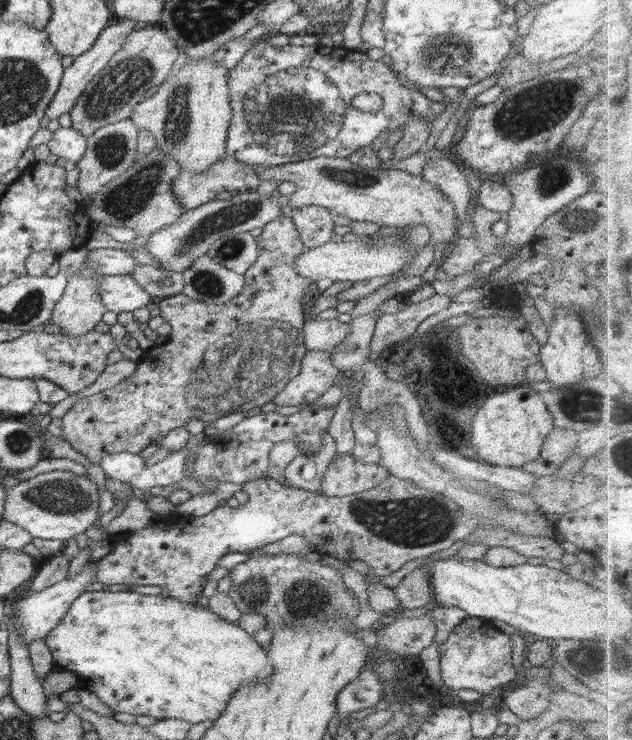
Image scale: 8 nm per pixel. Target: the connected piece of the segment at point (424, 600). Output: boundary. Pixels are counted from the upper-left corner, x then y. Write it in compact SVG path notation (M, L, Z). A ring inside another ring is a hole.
M427 568L414 569L404 576L393 591L398 599L400 610L420 608L432 602L433 588L429 584Z

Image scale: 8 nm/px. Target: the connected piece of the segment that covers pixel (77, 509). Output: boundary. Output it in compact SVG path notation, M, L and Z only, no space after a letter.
M46 472L9 487L4 503L4 521L24 528L33 539L66 542L84 533L98 518L99 493L88 477L72 472Z

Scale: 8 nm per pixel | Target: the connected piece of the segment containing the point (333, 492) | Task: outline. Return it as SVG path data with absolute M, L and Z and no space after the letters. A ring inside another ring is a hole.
M352 454L334 456L323 477L322 495L343 497L378 486L389 473L381 465L359 462Z

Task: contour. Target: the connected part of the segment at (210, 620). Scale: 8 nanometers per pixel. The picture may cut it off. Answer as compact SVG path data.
M84 591L70 605L67 613L61 618L60 624L55 626L44 638L44 642L50 647L51 655L58 669L73 673L79 681L77 687L91 690L115 712L128 712L136 716L148 715L157 719L177 718L185 720L190 724L198 724L207 720L216 720L226 710L228 701L238 688L250 682L258 684L265 680L268 675L272 675L272 664L269 660L267 650L262 648L253 636L242 630L237 623L226 622L217 614L214 614L208 606L197 604L186 604L172 597L161 595L144 595L134 591Z

